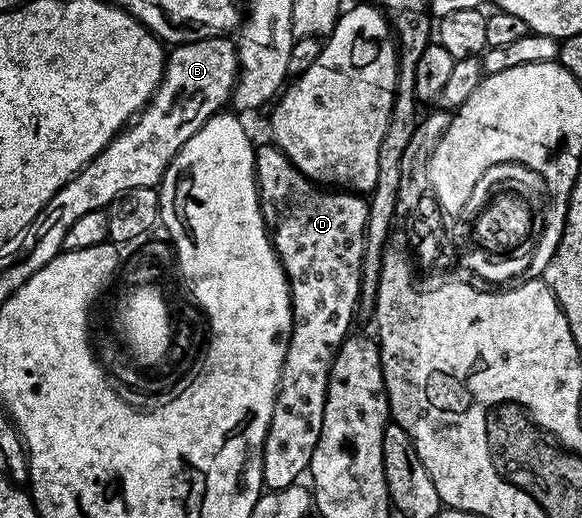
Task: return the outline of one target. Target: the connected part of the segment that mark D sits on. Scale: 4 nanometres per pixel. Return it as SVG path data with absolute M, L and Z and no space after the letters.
M274 143L259 144L255 150L255 187L259 190L259 209L263 215L263 221L267 224L267 230L271 238L271 244L279 256L279 263L283 266L283 273L287 276L287 287L291 290L291 337L287 343L287 353L283 369L279 375L279 393L275 395L275 405L271 421L265 434L263 443L263 482L268 489L284 488L290 484L296 483L299 476L308 471L313 458L313 450L321 438L321 426L325 418L325 402L327 401L327 383L331 377L331 367L335 361L335 355L339 352L343 341L347 339L352 331L351 319L359 308L359 287L361 286L361 266L363 265L363 239L367 229L367 205L368 201L362 195L356 194L350 190L324 190L316 185L314 180L310 180L293 162L289 162L287 155L280 148L275 147Z

